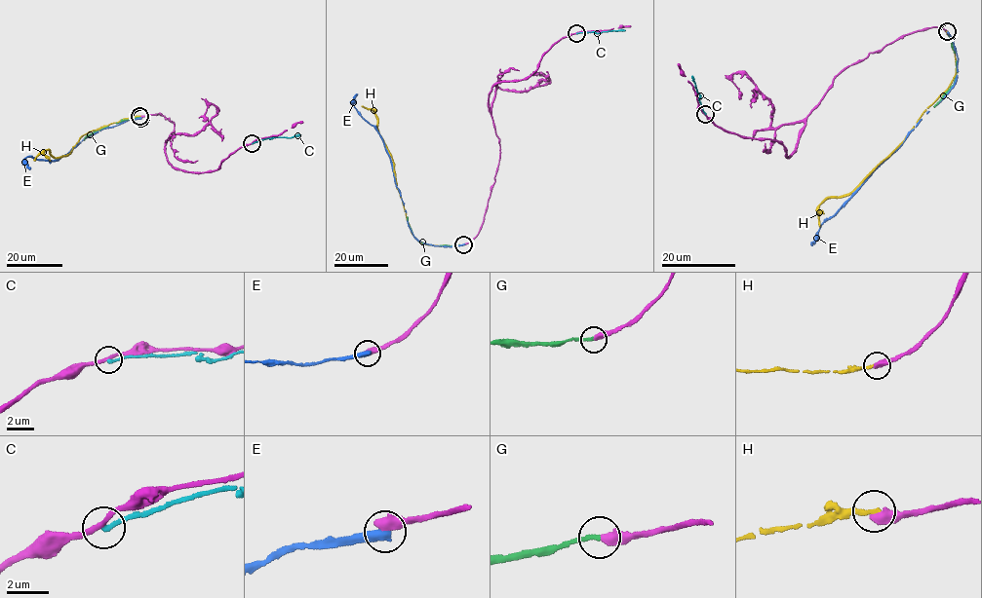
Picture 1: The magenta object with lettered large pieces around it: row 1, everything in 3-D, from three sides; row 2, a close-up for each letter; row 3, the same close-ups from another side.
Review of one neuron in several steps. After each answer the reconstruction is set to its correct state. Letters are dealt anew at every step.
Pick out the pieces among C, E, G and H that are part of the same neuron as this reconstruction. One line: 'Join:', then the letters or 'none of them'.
Join: G

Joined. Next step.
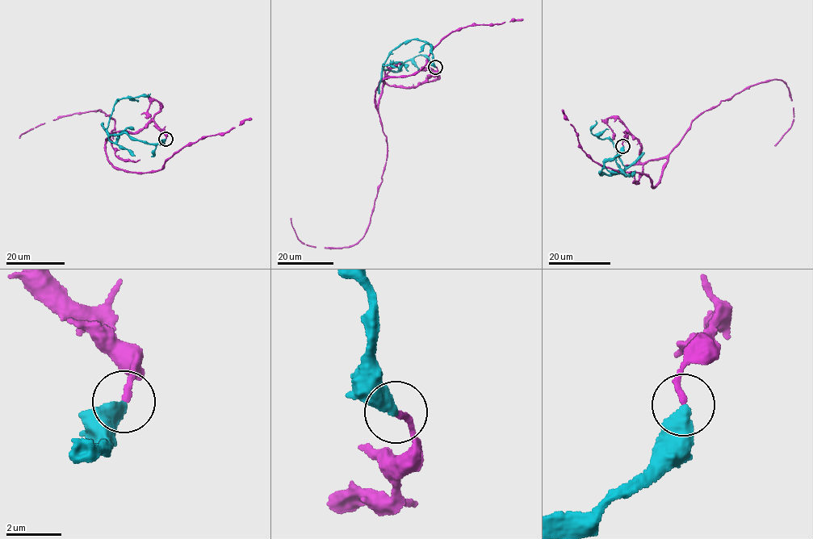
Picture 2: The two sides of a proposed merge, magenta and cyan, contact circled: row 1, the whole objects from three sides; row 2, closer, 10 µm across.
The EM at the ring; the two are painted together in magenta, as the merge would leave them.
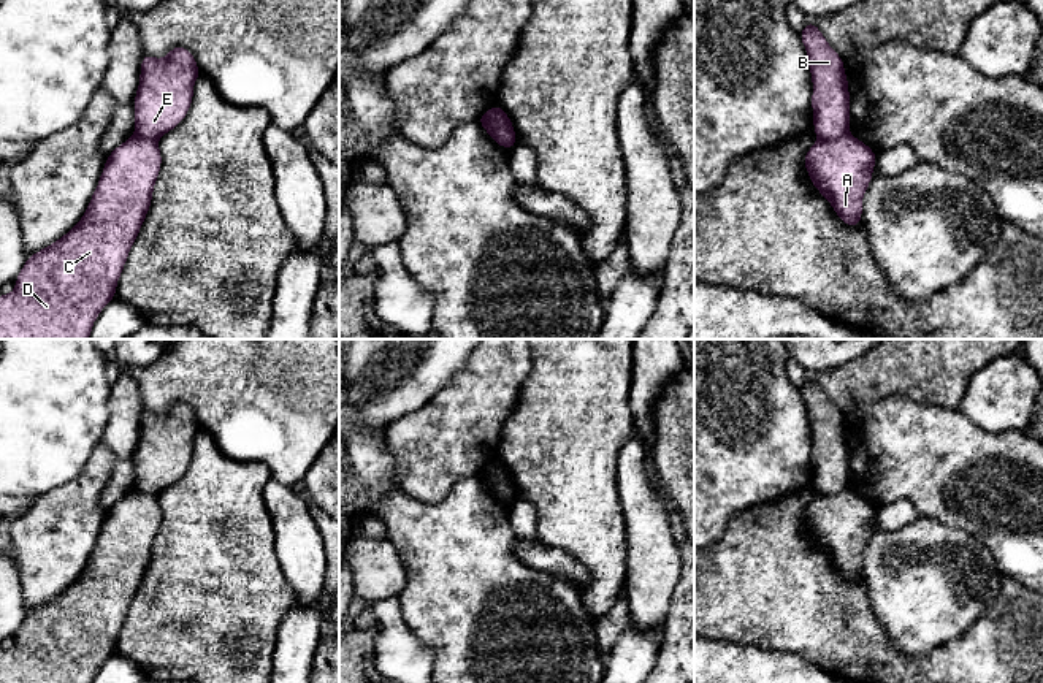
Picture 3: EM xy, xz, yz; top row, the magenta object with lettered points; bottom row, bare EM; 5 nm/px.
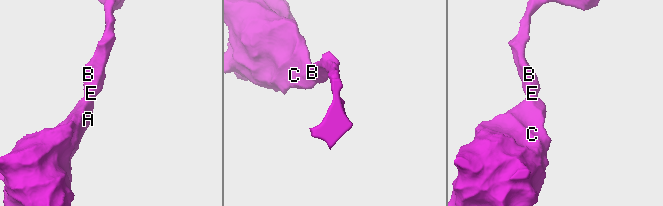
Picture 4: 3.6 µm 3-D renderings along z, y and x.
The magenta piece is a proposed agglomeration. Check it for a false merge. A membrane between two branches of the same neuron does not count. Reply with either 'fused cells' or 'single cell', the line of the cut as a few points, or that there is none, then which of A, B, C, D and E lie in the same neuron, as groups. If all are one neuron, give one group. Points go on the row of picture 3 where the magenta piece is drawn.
fused cells; cut yz (847, 132), (834, 138), (818, 138); groups A C D / B E

